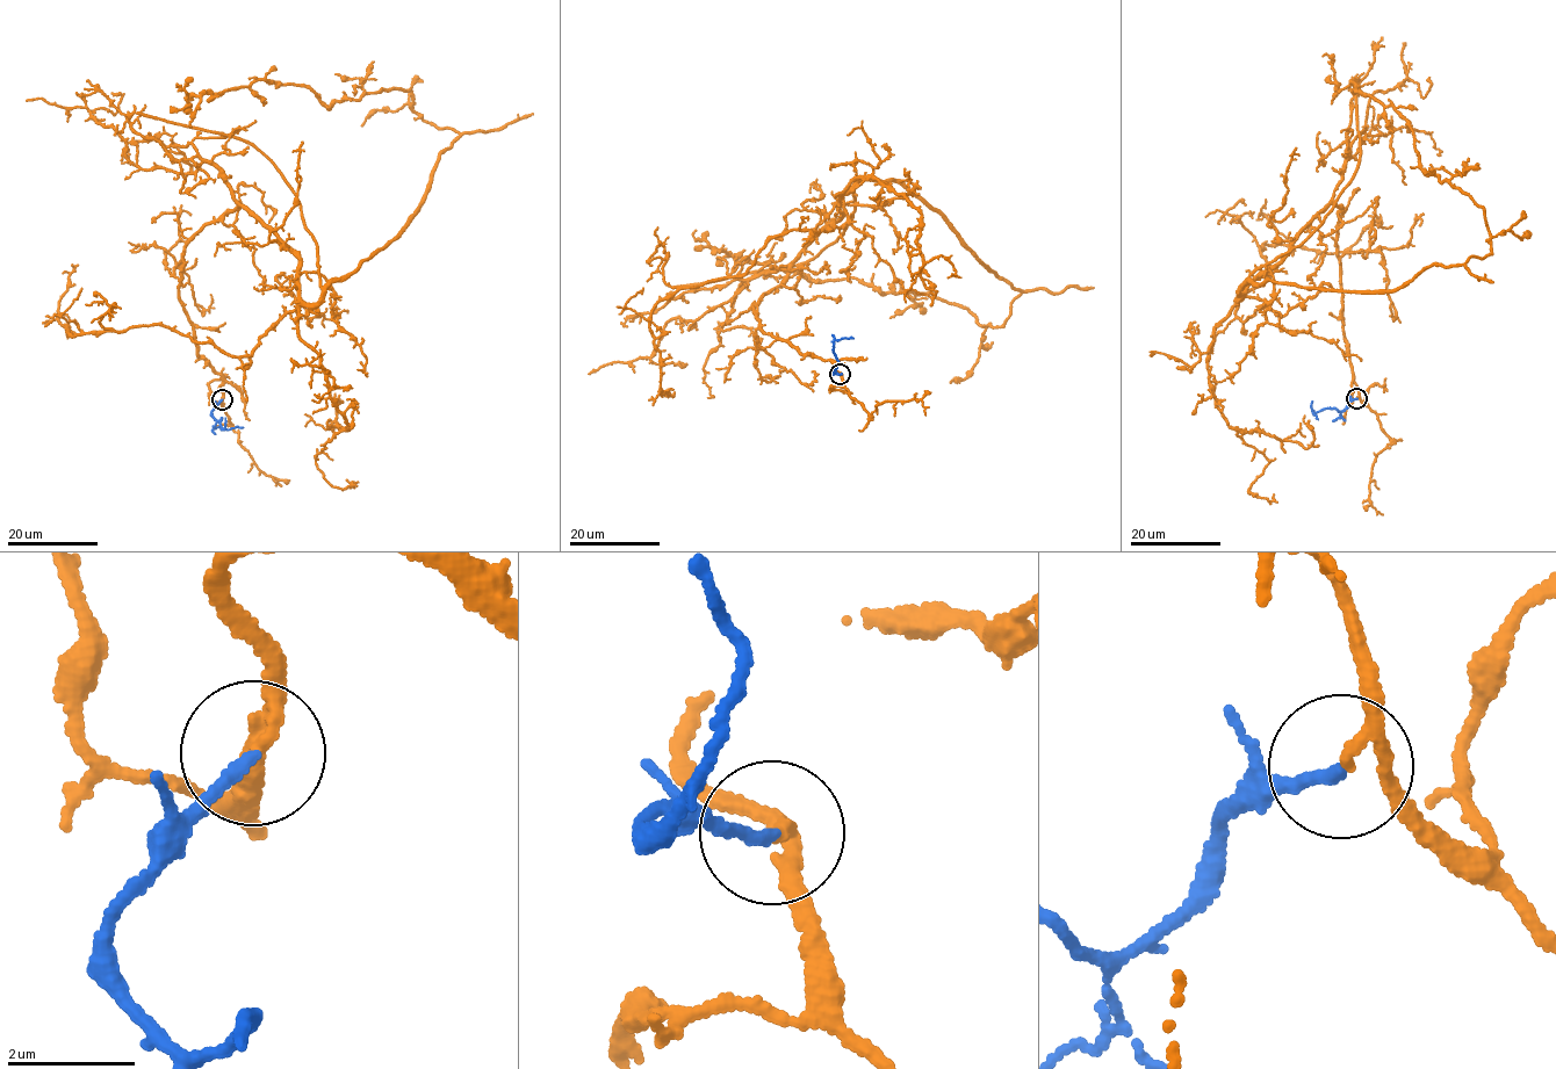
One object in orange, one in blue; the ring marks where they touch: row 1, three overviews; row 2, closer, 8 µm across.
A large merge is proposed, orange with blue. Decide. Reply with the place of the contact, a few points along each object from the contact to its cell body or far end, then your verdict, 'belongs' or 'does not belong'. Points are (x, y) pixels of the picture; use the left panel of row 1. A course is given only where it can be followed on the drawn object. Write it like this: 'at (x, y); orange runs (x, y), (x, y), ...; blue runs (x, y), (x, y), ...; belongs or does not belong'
at (222, 399); orange runs (222, 399), (195, 233), (243, 207), (312, 304), (459, 132), (406, 89), (181, 85); blue runs (222, 399), (211, 416), (217, 421), (221, 417), (222, 430), (243, 427); belongs

